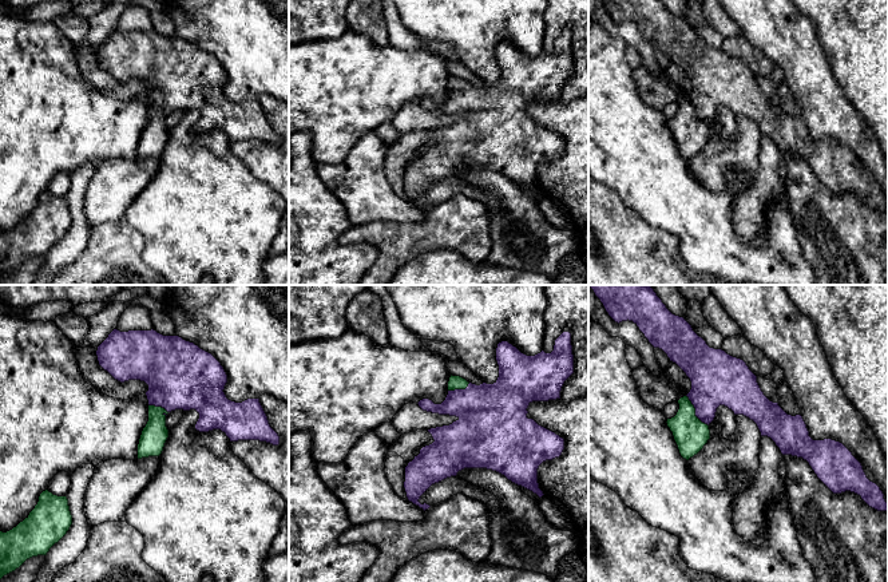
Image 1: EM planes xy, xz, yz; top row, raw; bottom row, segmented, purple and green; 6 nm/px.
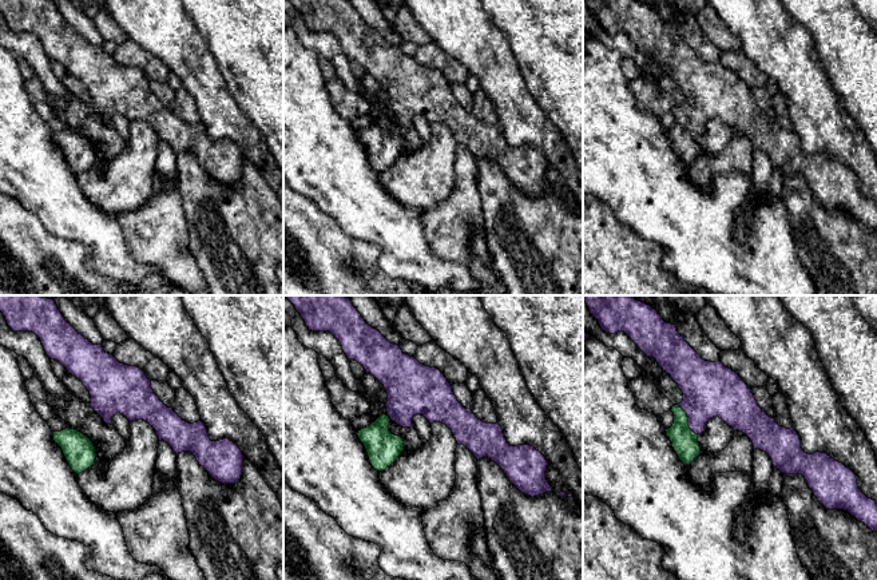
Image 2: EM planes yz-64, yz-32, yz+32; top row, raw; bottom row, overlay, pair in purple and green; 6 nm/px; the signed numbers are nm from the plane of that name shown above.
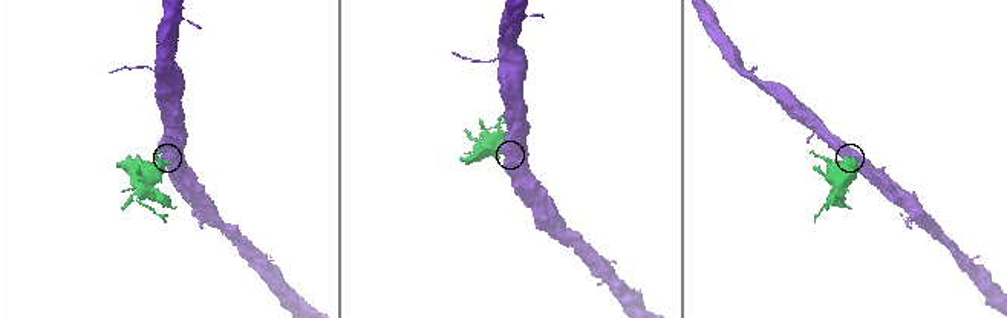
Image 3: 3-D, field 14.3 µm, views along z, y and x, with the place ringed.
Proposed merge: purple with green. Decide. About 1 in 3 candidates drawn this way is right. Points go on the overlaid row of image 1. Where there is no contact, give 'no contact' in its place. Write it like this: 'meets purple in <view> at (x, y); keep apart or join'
meets purple in yz at (696, 411); join

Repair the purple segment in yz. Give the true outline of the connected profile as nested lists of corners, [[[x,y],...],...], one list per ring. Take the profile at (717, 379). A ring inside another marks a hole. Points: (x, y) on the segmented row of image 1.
[[[588,285],[615,322],[633,321],[654,348],[662,349],[670,361],[675,363],[690,379],[690,392],[678,400],[677,415],[667,419],[679,454],[689,460],[697,455],[710,439],[709,424],[714,420],[717,408],[725,405],[734,415],[753,420],[761,436],[770,438],[782,455],[802,458],[809,463],[817,478],[833,492],[855,492],[872,508],[887,511],[888,503],[880,487],[871,482],[861,463],[840,442],[832,439],[813,440],[801,415],[788,415],[778,403],[770,401],[761,391],[757,376],[741,359],[722,349],[710,348],[691,325],[673,314],[650,285]]]

